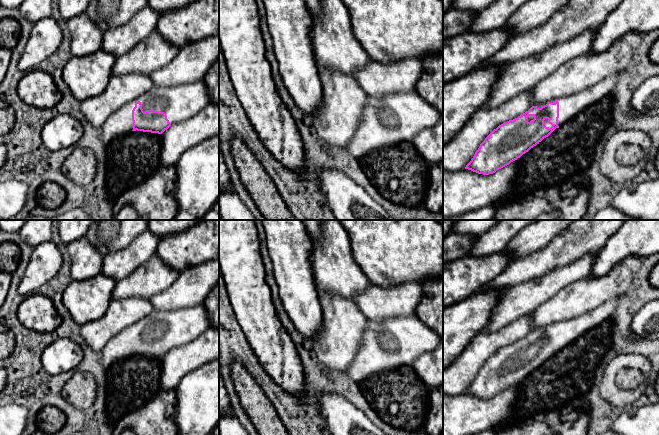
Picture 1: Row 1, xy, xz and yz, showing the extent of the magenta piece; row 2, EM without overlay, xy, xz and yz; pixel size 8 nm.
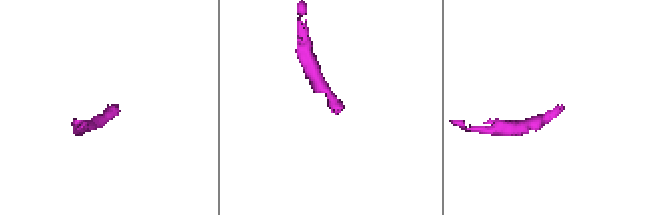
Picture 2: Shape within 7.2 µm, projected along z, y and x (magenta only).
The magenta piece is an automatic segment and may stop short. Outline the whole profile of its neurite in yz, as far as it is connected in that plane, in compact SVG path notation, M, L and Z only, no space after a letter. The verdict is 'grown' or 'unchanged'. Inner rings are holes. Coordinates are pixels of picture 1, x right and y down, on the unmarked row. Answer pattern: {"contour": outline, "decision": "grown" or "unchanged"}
{"contour": "M623 296L613 297L577 318L532 330L517 342L499 349L480 368L465 393L489 399L509 389L556 352L568 348L588 332L598 330L612 316Z", "decision": "grown"}

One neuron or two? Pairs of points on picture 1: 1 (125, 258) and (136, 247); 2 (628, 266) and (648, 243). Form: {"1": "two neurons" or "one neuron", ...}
{"1": "one neuron", "2": "two neurons"}

